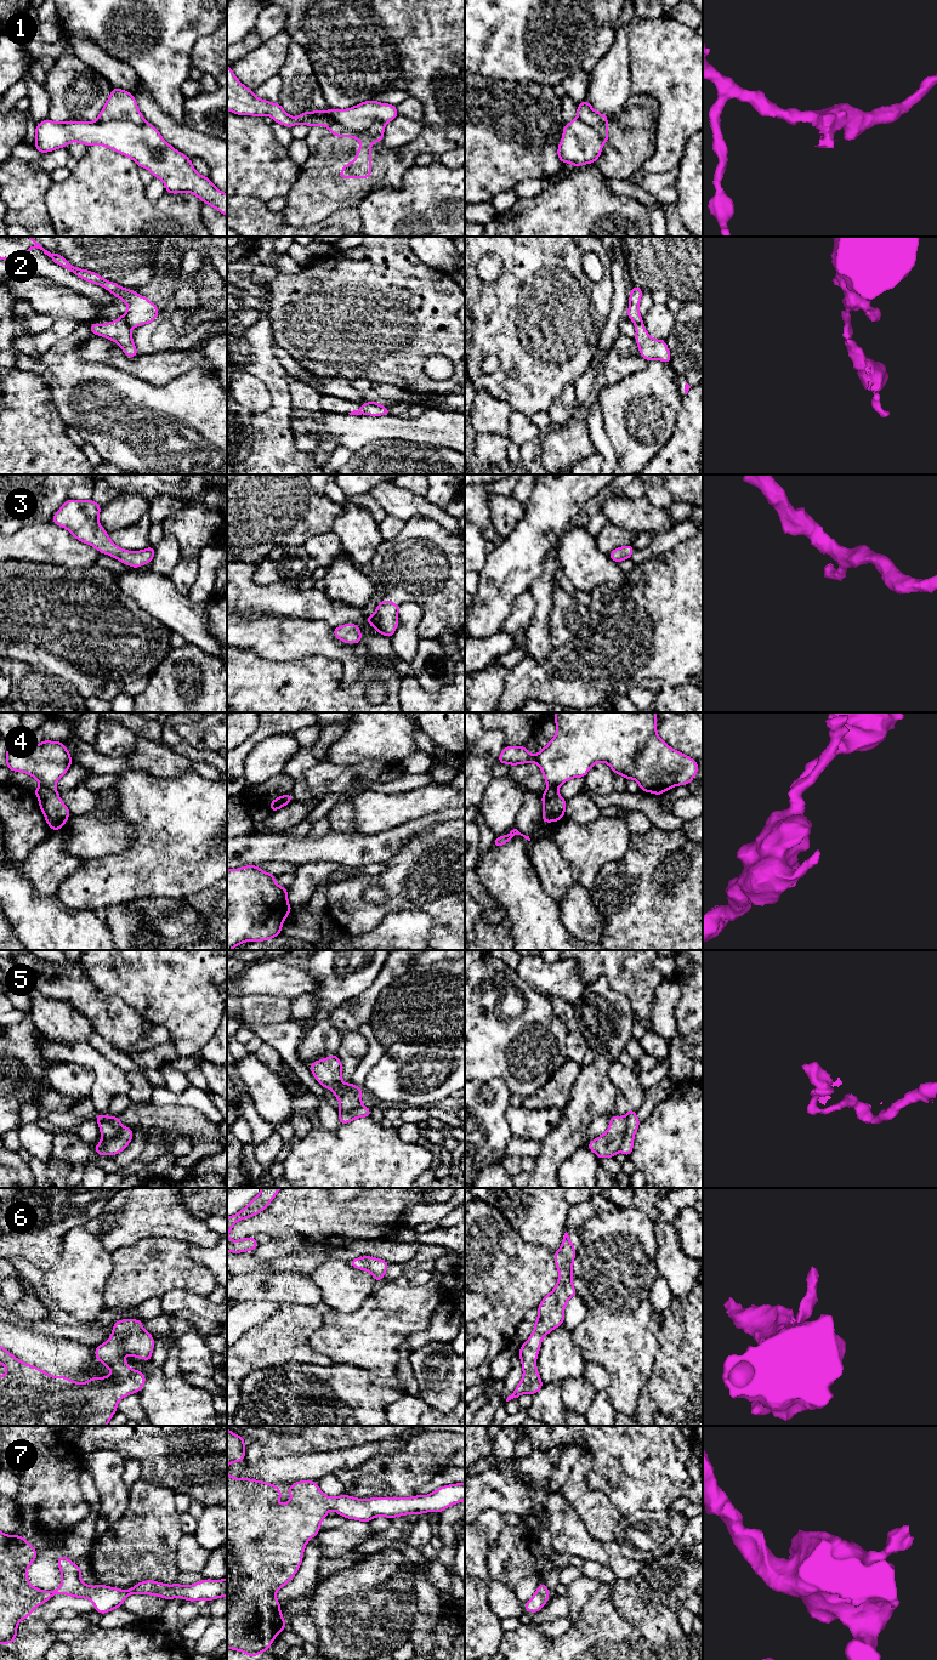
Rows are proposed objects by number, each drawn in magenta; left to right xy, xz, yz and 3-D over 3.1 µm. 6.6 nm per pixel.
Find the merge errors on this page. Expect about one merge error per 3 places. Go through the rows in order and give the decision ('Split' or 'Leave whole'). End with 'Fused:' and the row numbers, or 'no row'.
1: Split
2: Split
3: Leave whole
4: Split
5: Split
6: Leave whole
7: Leave whole
Fused: 1, 2, 4, 5

